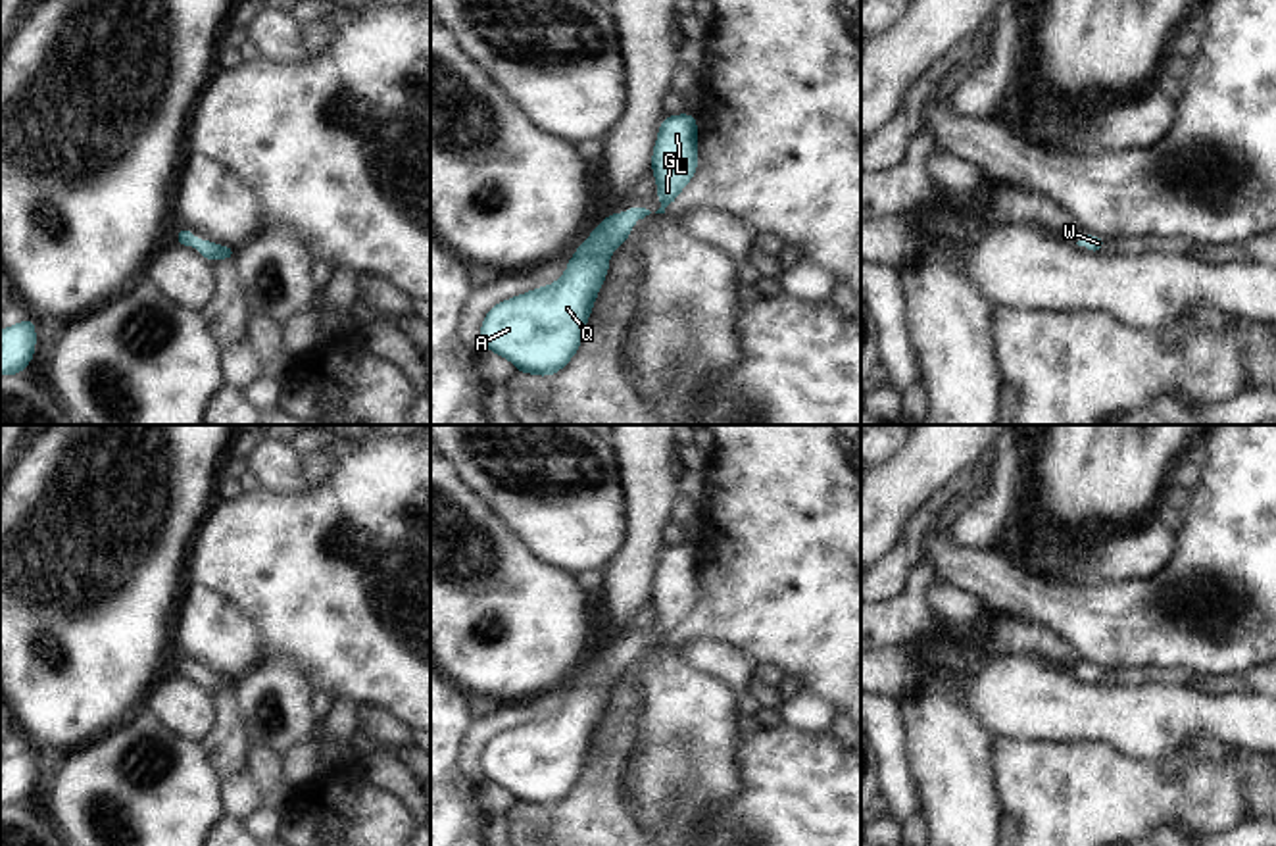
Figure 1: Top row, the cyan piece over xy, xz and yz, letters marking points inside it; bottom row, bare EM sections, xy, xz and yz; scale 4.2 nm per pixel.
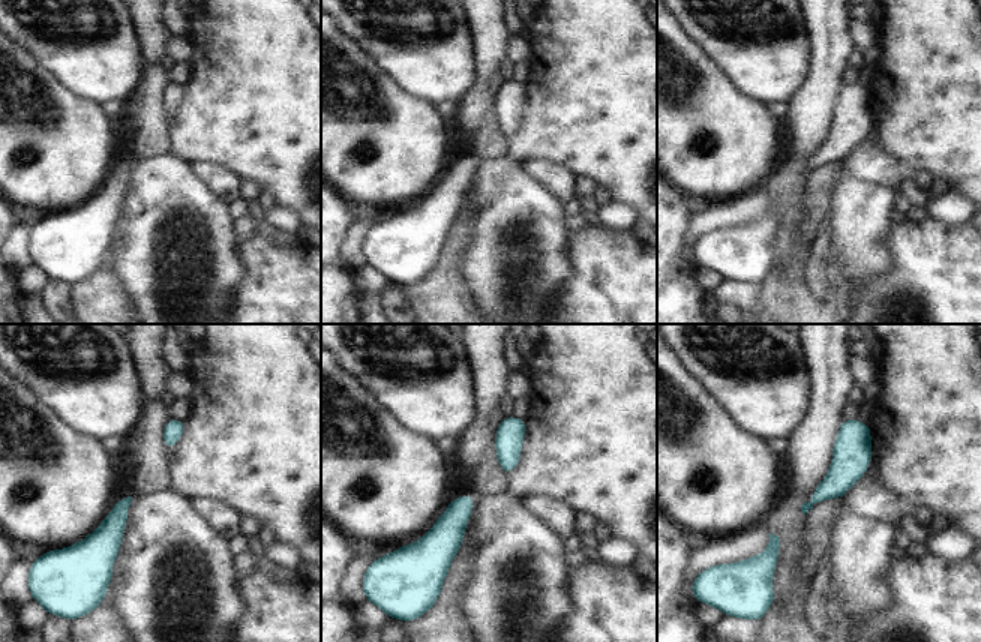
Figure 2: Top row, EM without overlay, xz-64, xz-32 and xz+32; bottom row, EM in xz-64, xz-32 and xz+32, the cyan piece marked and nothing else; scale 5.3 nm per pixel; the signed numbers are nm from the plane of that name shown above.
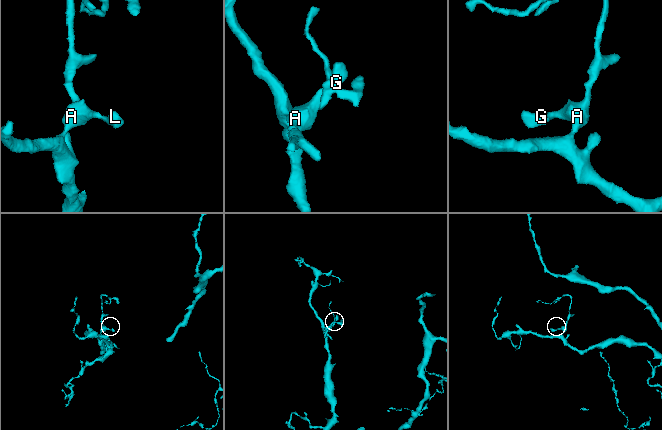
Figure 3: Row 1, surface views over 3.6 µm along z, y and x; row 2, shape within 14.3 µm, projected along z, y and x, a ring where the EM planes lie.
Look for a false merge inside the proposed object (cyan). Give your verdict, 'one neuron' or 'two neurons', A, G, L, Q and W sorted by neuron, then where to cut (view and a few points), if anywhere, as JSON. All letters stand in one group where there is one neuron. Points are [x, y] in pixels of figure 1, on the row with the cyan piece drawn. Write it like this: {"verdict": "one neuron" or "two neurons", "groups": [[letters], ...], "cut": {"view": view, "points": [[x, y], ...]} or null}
{"verdict": "one neuron", "groups": [["A", "G", "L", "Q", "W"]], "cut": null}

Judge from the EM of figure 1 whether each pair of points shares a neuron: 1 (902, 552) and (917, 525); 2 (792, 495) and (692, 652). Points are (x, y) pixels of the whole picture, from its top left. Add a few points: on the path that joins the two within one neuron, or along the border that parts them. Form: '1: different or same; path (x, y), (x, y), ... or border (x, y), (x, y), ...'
1: same; path (907, 547), (915, 531)
2: different; border (677, 646), (696, 639), (717, 639), (742, 656)

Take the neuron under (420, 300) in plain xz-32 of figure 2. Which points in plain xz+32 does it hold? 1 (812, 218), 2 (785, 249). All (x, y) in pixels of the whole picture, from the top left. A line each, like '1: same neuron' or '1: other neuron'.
1: same neuron
2: other neuron

